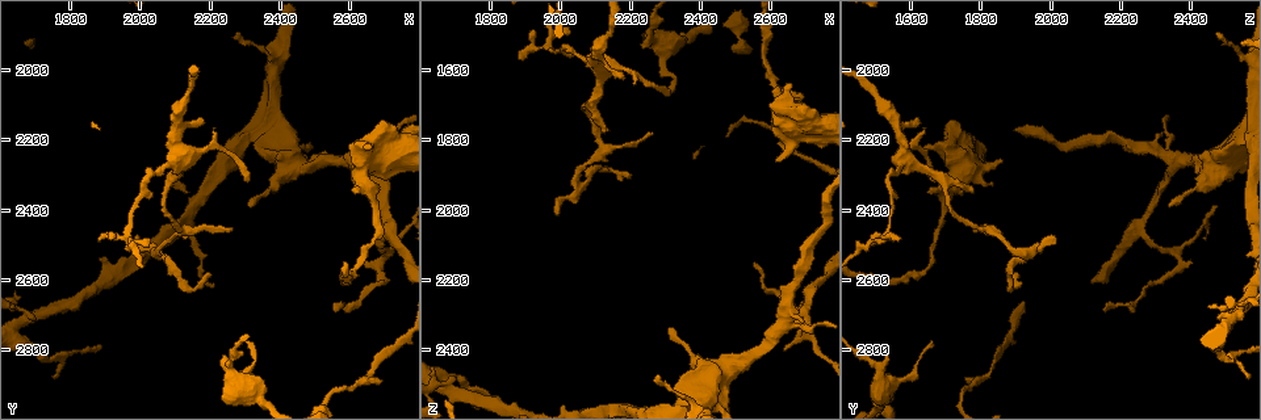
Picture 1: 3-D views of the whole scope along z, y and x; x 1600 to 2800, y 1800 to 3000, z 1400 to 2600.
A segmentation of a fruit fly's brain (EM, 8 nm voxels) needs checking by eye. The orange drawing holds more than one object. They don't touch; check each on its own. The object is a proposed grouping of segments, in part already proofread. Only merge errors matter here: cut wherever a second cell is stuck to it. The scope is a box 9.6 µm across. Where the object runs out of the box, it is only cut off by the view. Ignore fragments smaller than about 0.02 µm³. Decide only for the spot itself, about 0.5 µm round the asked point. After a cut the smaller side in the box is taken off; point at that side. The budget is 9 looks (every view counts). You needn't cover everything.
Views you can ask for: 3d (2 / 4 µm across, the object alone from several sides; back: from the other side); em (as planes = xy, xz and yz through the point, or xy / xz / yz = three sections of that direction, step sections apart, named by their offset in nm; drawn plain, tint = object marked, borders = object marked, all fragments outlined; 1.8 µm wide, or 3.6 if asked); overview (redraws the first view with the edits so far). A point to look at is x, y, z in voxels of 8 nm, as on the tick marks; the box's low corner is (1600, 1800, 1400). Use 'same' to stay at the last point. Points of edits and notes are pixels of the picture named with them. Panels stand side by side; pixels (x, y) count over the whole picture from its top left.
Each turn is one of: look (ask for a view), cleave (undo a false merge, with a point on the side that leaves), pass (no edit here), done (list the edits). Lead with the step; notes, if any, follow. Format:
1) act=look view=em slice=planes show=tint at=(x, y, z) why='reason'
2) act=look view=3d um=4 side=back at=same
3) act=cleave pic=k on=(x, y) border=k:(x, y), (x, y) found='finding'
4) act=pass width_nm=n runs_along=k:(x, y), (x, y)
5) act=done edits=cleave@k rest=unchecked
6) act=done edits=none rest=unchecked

act=look view=em slice=planes show=tint at=(2710, 2520, 2360) why='side arm on a straight run'

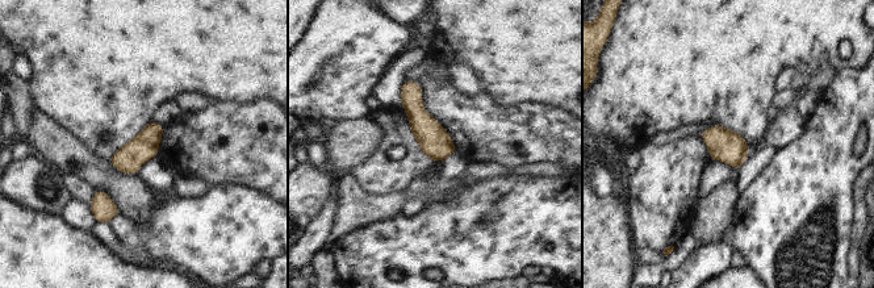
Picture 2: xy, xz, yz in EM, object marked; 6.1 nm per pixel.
act=pass runs_along=2:(408, 83), (439, 157) found='one cell here'

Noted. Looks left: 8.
act=look view=em slice=planes show=borders at=(2610, 2270, 2340) why='a fork'

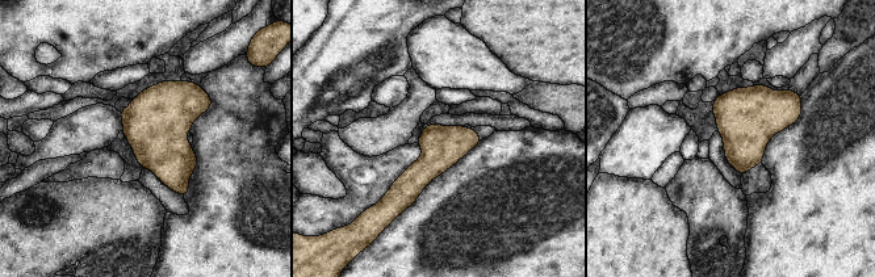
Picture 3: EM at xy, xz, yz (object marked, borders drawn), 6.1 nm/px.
act=pass found='continuous, no second cell'

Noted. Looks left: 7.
act=look view=3d um=2 at=(2700, 2250, 1760) why='calibre changes'

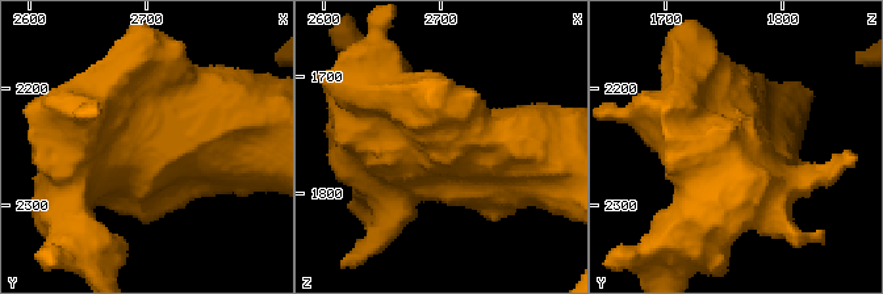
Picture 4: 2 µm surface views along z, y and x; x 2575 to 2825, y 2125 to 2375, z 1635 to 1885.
act=look view=em slice=yz step=8 show=tint at=(2696, 2248, 1758) why='now the EM'

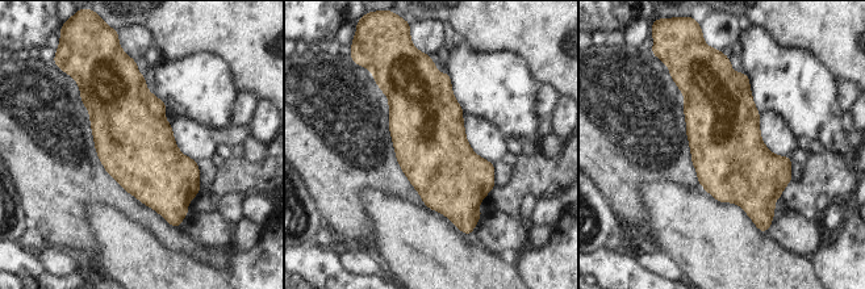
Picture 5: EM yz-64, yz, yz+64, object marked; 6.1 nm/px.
act=pass width_nm=440 found='all the same cell'

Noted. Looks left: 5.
act=look view=3d um=2 side=back at=(2200, 2220, 1610) why='calibre changes'

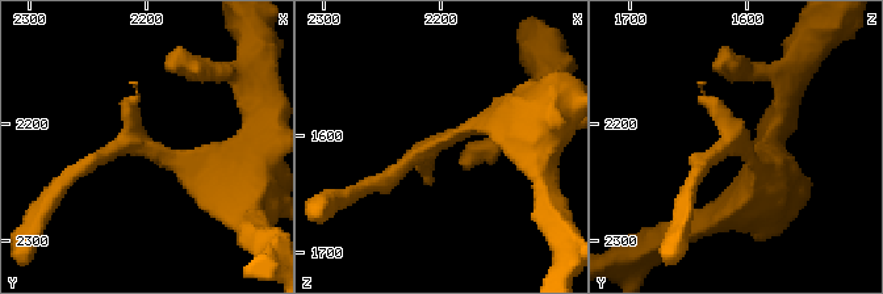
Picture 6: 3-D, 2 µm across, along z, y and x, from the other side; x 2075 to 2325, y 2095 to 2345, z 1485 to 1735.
act=look view=em slice=planes show=tint at=(2208, 2218, 1606)

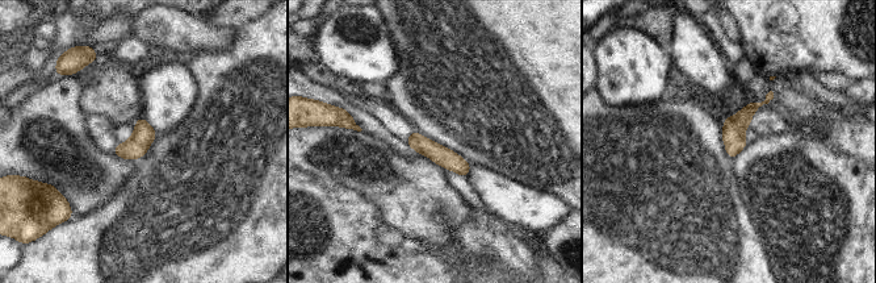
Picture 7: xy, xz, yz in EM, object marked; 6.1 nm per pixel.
act=pass runs_along=7:(770, 92), (733, 128), (730, 153) found='continuous, no second cell'

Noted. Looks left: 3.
act=done edits=none rest=unchecked

